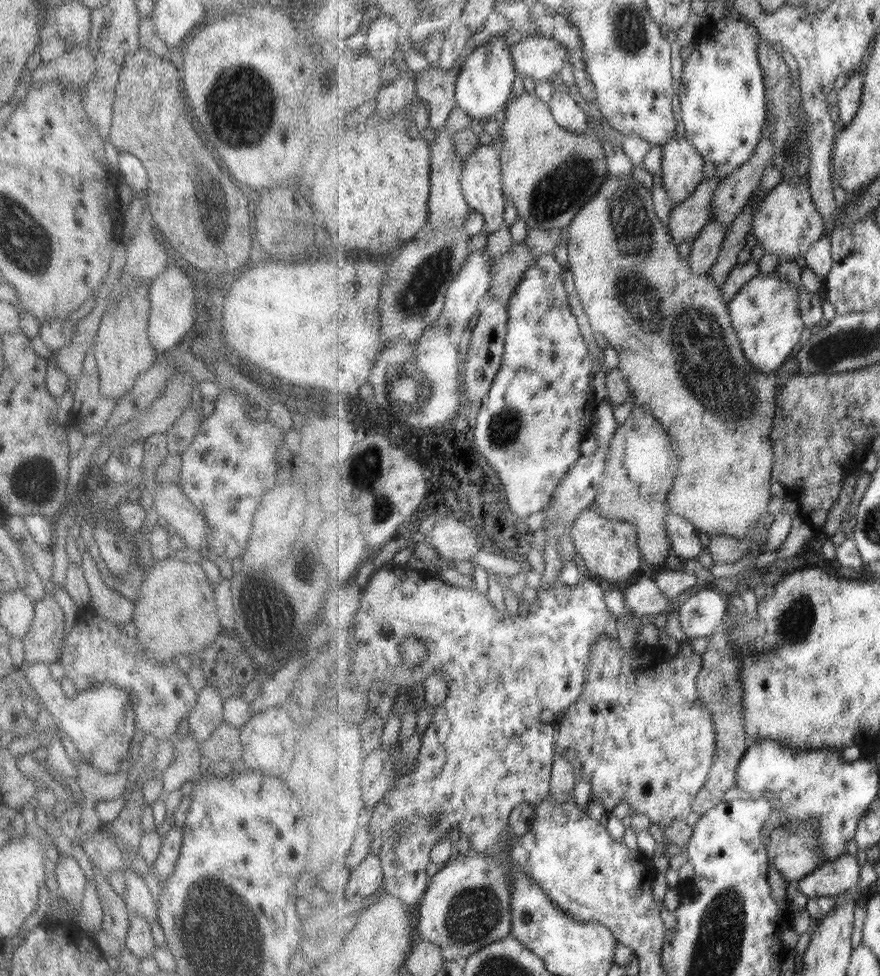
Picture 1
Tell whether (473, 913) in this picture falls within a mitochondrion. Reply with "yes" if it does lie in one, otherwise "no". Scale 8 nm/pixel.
yes

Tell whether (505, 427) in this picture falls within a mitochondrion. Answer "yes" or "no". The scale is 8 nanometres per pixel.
yes

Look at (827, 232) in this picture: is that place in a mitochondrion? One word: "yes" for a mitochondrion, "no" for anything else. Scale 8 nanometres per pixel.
no

